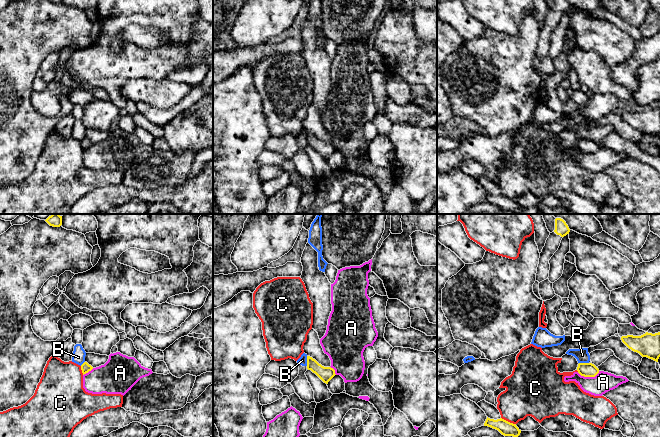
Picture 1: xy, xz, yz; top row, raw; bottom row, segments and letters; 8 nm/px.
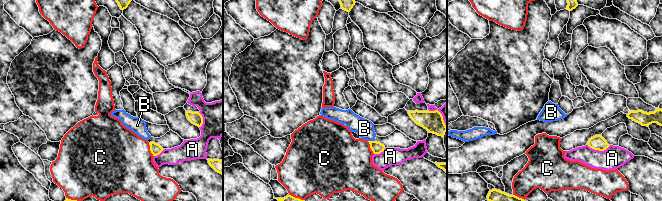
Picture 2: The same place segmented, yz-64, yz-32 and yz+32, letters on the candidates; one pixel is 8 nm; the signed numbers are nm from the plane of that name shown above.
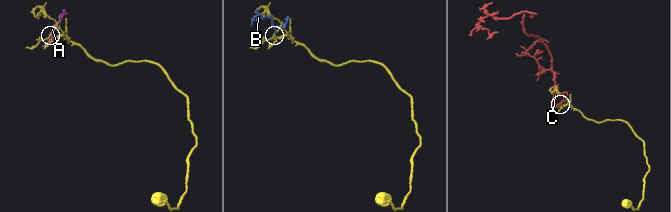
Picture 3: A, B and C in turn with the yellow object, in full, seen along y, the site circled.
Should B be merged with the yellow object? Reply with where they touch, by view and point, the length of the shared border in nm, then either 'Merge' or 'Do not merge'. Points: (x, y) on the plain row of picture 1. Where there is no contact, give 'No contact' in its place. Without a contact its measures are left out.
Touches yellow at xz (307, 137). Shared border 80 nm. Do not merge

